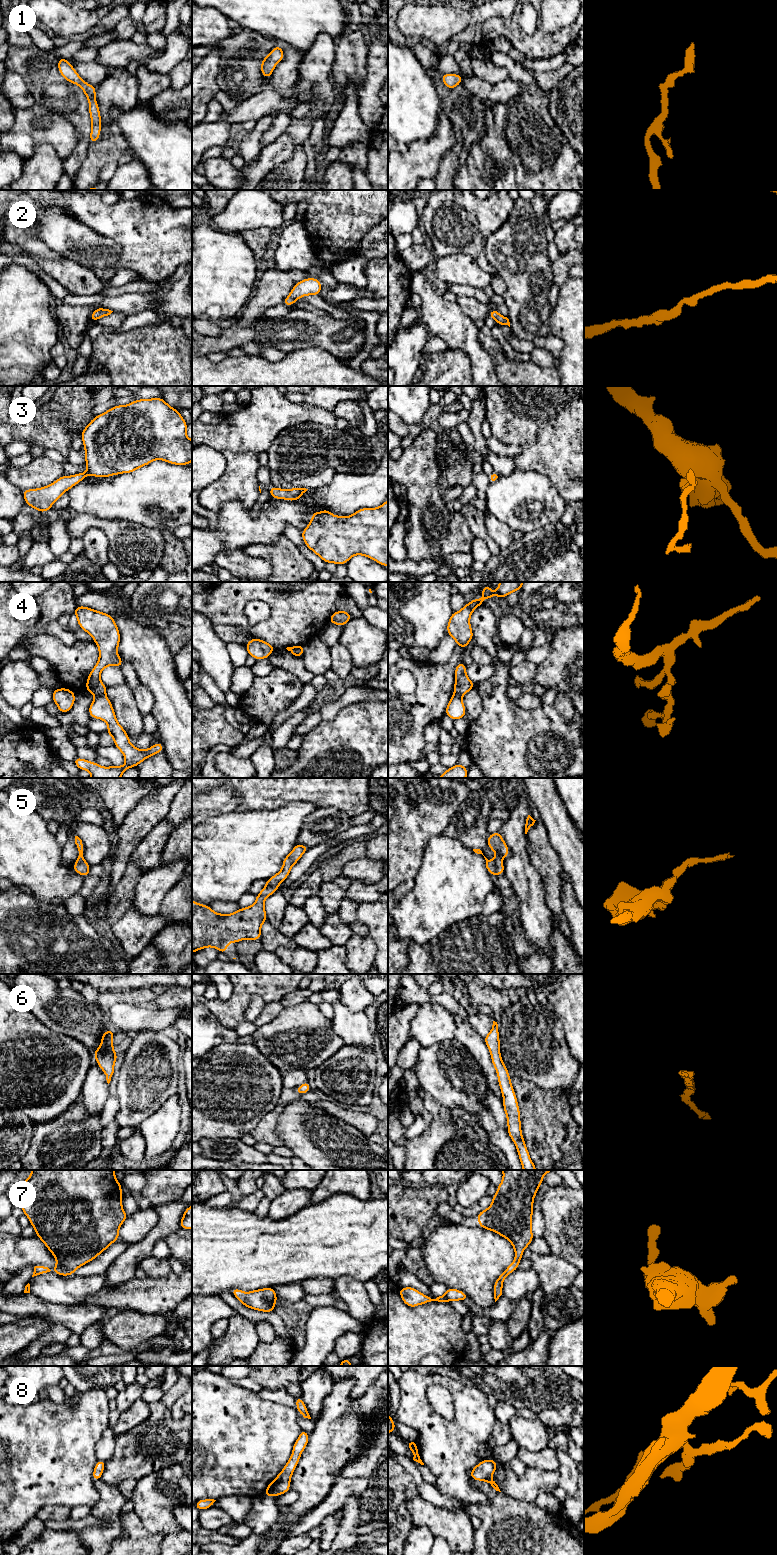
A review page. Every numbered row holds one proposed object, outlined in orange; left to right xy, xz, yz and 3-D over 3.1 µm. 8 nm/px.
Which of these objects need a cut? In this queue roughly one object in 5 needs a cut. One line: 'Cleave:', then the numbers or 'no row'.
Cleave: 4

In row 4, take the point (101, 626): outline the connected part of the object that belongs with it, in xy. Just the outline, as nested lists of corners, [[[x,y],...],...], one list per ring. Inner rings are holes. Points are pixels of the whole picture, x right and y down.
[[[77,606],[74,610],[79,627],[91,635],[99,649],[99,660],[90,672],[86,690],[95,696],[106,694],[107,687],[102,683],[100,674],[110,665],[121,668],[123,660],[116,653],[119,648],[120,633],[112,615]]]

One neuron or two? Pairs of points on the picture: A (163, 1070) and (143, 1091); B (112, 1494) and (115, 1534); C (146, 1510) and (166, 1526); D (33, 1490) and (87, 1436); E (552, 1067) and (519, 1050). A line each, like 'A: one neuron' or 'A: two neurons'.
A: one neuron
B: one neuron
C: one neuron
D: one neuron
E: one neuron

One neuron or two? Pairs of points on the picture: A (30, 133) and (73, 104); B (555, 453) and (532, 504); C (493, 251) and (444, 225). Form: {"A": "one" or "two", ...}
{"A": "two", "B": "two", "C": "two"}

